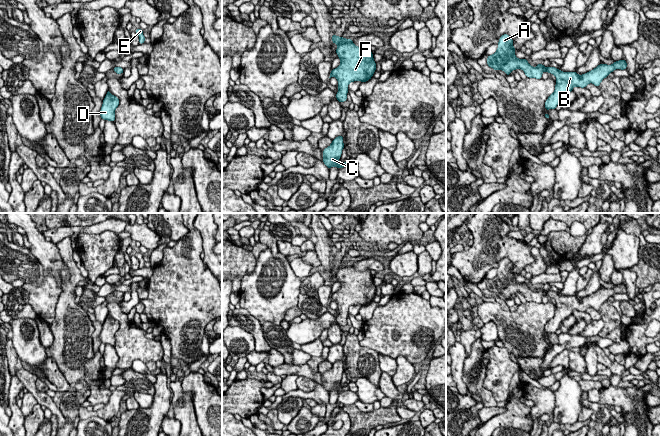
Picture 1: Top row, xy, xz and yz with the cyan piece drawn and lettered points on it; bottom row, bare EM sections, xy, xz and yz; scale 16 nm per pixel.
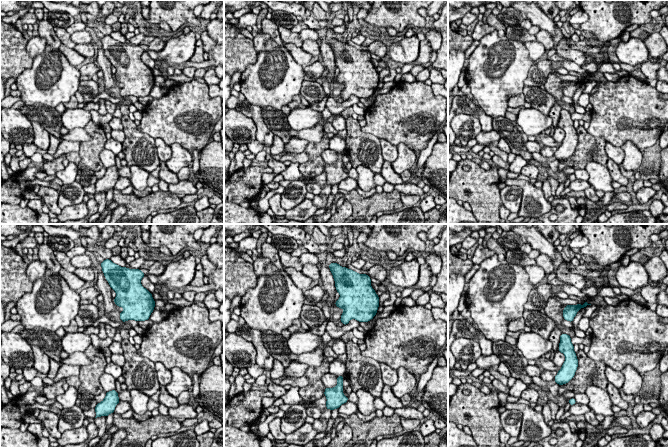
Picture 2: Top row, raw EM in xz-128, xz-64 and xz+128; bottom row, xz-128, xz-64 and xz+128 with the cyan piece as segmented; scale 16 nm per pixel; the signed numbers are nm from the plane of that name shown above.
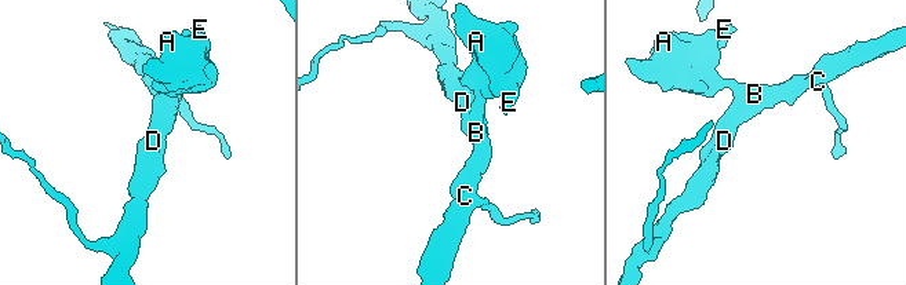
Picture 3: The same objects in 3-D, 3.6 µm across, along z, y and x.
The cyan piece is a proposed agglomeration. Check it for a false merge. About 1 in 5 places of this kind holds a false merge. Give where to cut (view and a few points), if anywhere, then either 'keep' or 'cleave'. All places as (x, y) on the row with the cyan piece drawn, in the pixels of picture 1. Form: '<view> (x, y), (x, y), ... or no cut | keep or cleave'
no cut | keep

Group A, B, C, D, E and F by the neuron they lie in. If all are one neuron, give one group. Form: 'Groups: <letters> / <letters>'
Groups: A B C D E F

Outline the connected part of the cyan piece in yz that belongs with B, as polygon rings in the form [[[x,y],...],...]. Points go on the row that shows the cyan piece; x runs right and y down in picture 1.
[[[503,34],[499,38],[497,51],[487,57],[487,65],[497,70],[503,70],[506,75],[510,75],[517,68],[522,69],[529,78],[542,79],[542,73],[547,71],[556,77],[554,93],[551,94],[545,102],[545,110],[556,109],[560,100],[573,91],[575,86],[585,88],[589,83],[599,87],[602,80],[616,69],[625,70],[627,63],[624,59],[615,61],[611,65],[600,64],[593,70],[578,75],[574,72],[563,72],[555,67],[545,67],[543,64],[537,64],[537,67],[531,66],[527,59],[518,59],[514,53],[513,39],[508,34]]]

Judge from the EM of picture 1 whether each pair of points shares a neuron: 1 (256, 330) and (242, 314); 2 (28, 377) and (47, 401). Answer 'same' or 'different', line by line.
1: same
2: same

